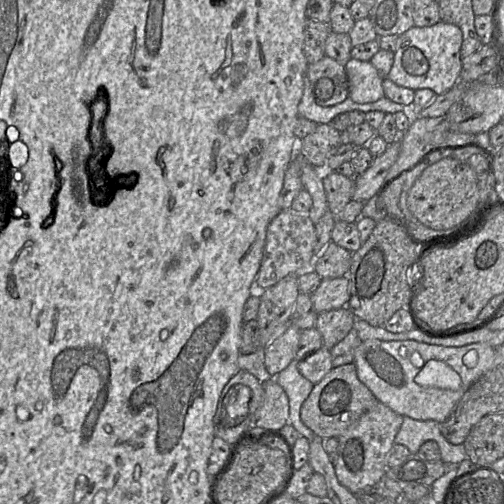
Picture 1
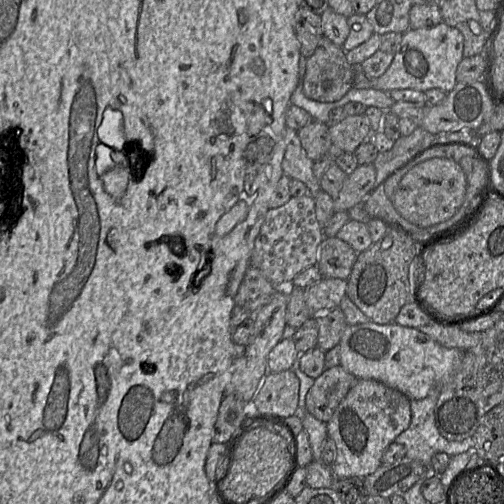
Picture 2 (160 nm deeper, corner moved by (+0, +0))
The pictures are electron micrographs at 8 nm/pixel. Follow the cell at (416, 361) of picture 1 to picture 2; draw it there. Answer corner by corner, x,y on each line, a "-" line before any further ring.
372,321
348,325
340,343
340,365
357,379
379,381
406,395
410,400
425,398
432,388
443,386
458,369
464,352
447,348
417,328
395,322
380,325

